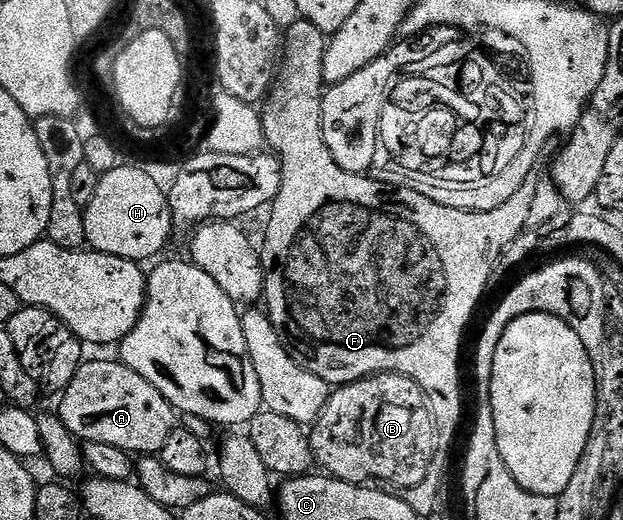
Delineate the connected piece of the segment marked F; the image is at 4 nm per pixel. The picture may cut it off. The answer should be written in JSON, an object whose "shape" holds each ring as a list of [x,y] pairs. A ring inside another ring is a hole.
{"shape":[[[301,19],[294,23],[282,37],[282,60],[278,66],[277,76],[262,109],[267,115],[262,116],[262,127],[264,128],[264,140],[267,148],[280,159],[280,170],[282,171],[282,187],[278,195],[272,200],[268,217],[268,230],[264,233],[264,249],[259,250],[260,266],[264,269],[264,297],[266,312],[274,327],[284,338],[284,346],[288,354],[297,361],[303,369],[318,375],[330,387],[349,385],[355,381],[363,381],[364,378],[377,373],[401,373],[404,377],[414,379],[418,387],[422,387],[424,396],[427,397],[433,418],[438,419],[438,433],[441,438],[452,437],[456,428],[460,425],[460,344],[464,341],[464,332],[484,297],[484,288],[488,280],[493,280],[496,260],[518,239],[518,235],[529,228],[530,207],[534,204],[536,190],[542,184],[539,172],[532,172],[524,180],[522,187],[510,195],[494,211],[482,211],[471,213],[465,209],[454,207],[442,207],[432,200],[426,199],[426,195],[418,195],[415,187],[407,189],[404,183],[398,185],[387,185],[377,181],[371,175],[357,175],[347,173],[338,163],[334,163],[334,155],[326,147],[326,139],[322,135],[322,103],[326,92],[324,85],[324,57],[326,58],[326,35],[314,27],[314,23]]]}

